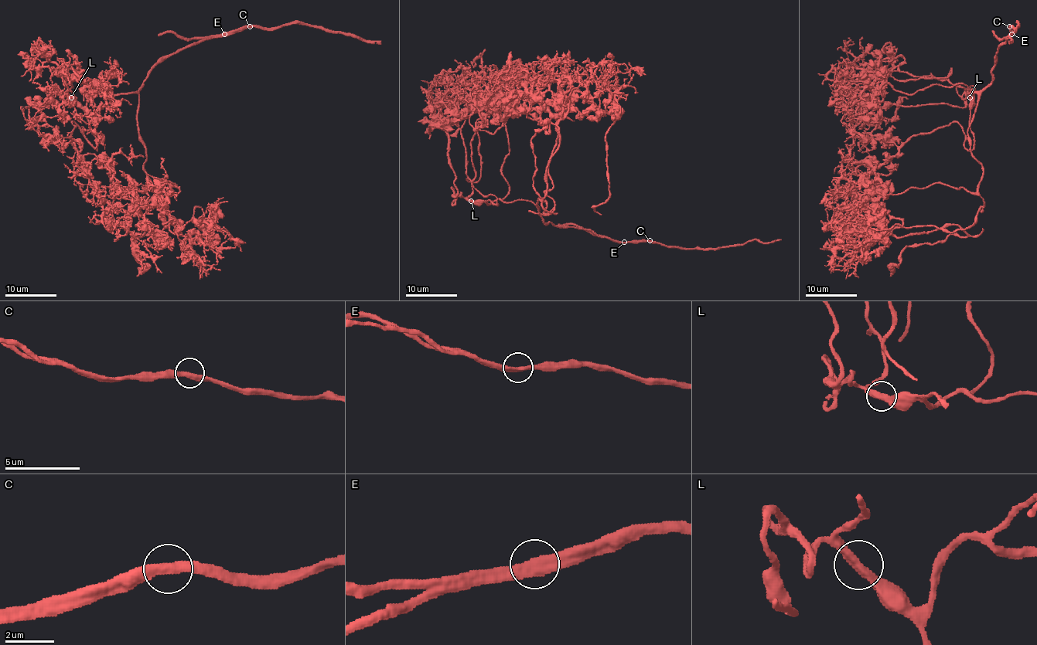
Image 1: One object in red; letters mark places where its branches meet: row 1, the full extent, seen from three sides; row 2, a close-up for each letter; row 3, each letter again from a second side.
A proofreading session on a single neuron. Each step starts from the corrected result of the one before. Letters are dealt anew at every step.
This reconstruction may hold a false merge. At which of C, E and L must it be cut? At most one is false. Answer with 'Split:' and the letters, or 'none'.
Split: none

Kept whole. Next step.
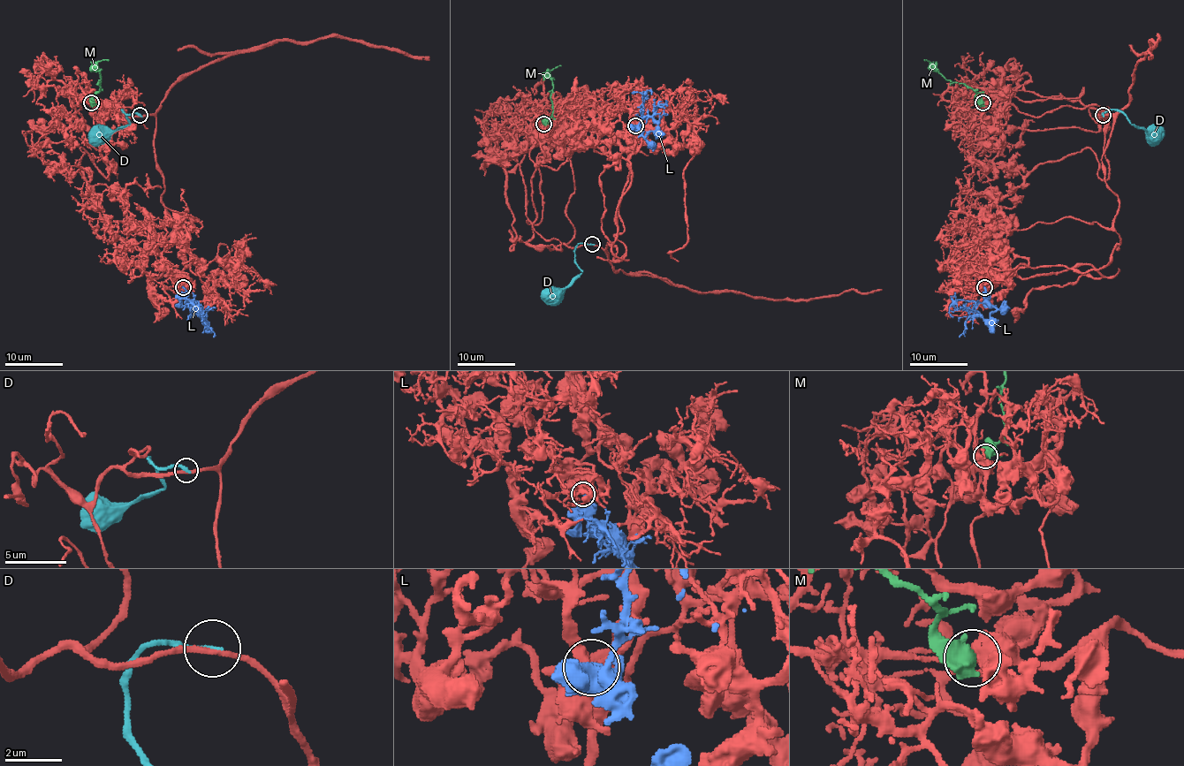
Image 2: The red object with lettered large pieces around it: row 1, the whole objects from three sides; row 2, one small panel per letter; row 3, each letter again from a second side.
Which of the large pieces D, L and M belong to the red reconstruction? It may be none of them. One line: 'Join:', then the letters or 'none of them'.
Join: L

